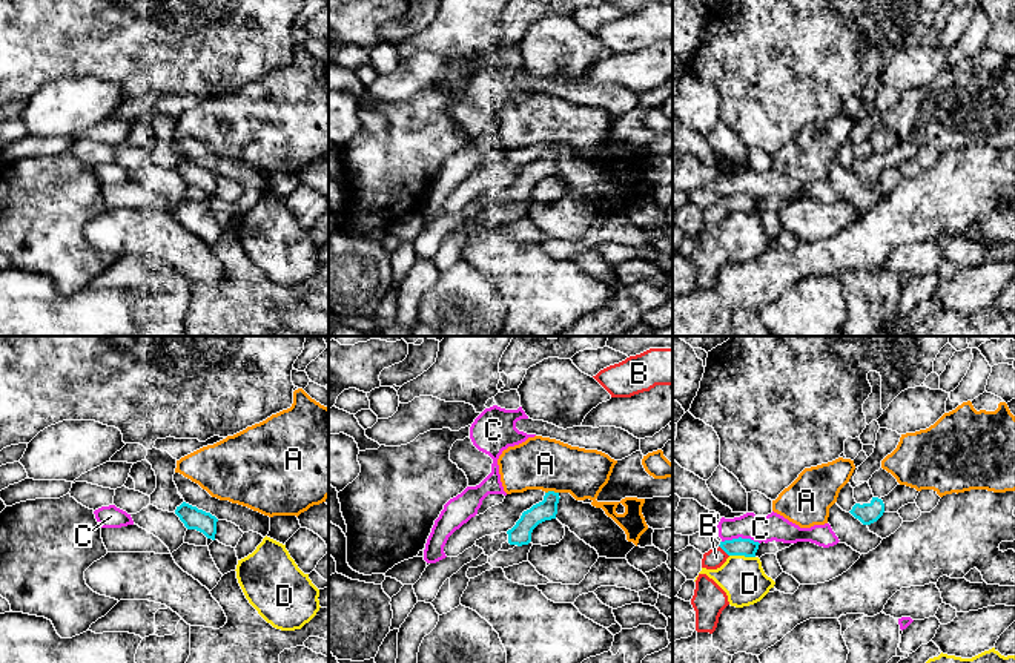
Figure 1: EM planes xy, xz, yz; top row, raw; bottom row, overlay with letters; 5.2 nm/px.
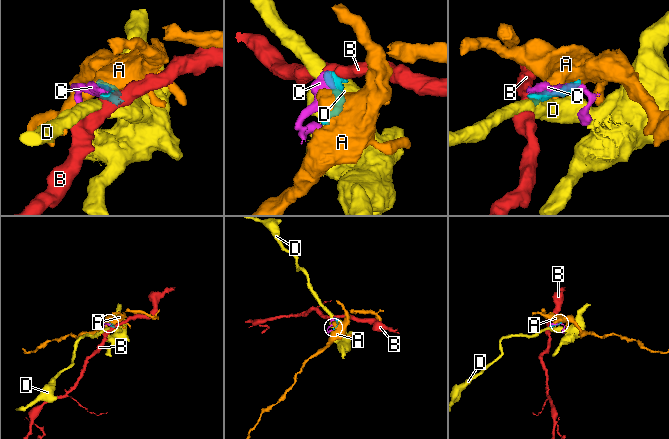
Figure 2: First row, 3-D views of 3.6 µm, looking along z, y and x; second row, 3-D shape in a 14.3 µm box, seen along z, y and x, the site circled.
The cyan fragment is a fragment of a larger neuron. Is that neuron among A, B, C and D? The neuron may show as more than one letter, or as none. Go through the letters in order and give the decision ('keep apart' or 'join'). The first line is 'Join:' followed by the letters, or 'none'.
Join: none
A: keep apart
B: keep apart
C: keep apart
D: keep apart

